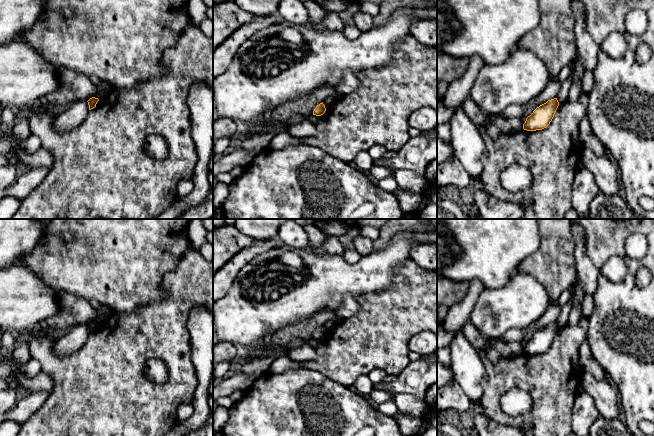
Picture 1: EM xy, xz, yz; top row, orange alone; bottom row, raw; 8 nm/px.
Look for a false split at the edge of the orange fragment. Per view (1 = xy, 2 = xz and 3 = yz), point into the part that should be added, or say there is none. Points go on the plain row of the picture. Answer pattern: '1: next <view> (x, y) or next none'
1: next none
2: next none
3: next none

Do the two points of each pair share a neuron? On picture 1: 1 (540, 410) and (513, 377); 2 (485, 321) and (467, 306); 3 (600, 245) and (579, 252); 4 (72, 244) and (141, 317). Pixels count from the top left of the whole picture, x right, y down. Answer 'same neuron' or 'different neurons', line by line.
1: same neuron
2: different neurons
3: different neurons
4: different neurons

